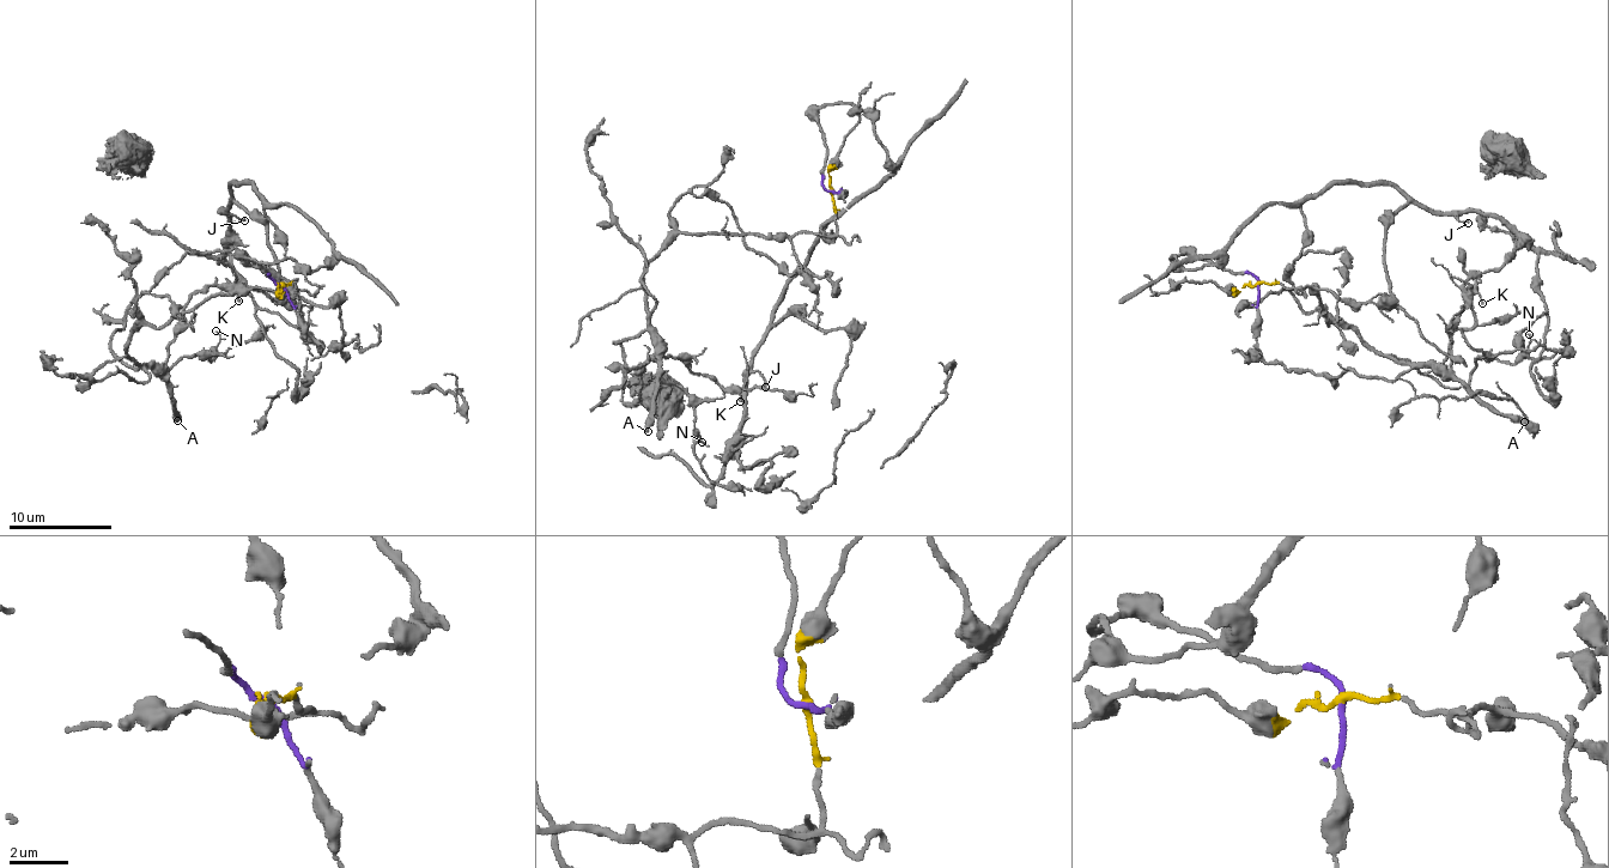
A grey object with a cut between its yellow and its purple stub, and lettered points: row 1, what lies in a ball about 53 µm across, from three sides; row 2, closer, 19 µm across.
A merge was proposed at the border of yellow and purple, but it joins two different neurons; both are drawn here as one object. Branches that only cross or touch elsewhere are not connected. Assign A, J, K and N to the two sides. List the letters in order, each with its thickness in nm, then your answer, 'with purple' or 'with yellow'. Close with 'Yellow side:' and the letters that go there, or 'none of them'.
A: 400 nm thick; with yellow
J: 120 nm thick; with purple
K: 110 nm thick; with yellow
N: 110 nm thick; with yellow
Yellow side: A, K, N

